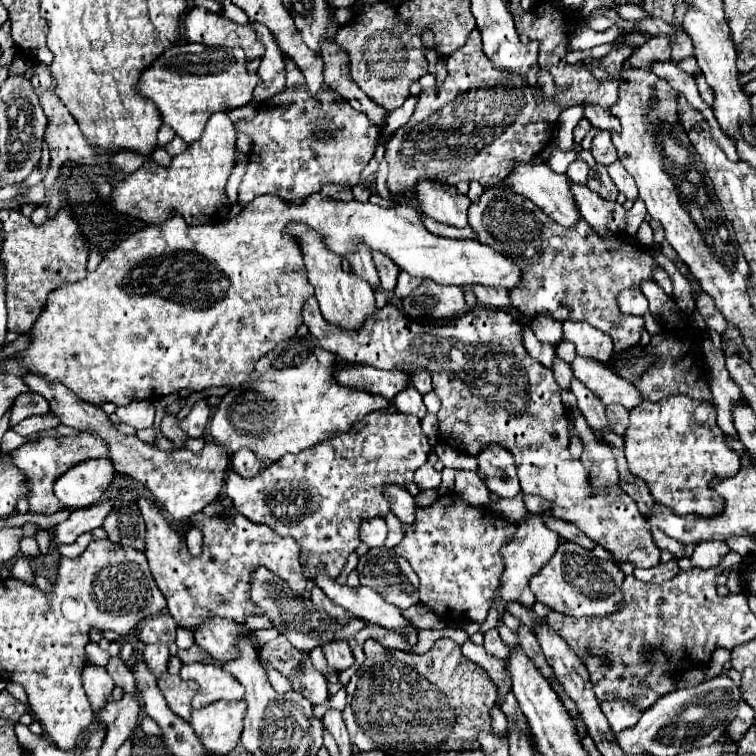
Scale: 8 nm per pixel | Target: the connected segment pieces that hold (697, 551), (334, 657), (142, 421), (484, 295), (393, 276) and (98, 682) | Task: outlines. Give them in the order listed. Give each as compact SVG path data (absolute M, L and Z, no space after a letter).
M708 540L708 542L696 544L690 560L692 560L692 566L696 568L712 568L712 566L718 566L722 556L726 556L728 552L730 548L726 540Z
M328 642L322 646L324 654L326 654L326 660L328 664L334 668L334 670L346 670L354 664L354 656L352 656L352 650L346 642Z
M150 400L130 402L126 406L118 406L116 416L120 418L120 422L130 424L136 430L150 428L152 422L154 422L154 404Z
M468 286L478 304L482 306L490 306L490 308L508 308L508 290L506 288L492 288L492 286Z
M374 254L374 264L376 270L380 274L380 284L386 292L394 292L396 288L396 280L398 280L398 266L394 266L394 262L390 262L388 258L384 258L384 254Z
M89 663L86 664L84 672L82 672L82 684L84 684L86 696L88 696L94 712L98 712L106 704L108 696L114 690L114 682L108 676L106 668Z

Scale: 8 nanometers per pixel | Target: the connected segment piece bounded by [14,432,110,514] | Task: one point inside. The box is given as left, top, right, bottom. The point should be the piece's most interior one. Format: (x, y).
(46, 459)

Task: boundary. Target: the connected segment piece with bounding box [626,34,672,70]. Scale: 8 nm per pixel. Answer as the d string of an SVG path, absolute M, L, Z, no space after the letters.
M670 34L654 36L644 46L640 46L632 52L632 56L626 60L626 66L638 66L638 68L650 70L650 62L670 58L670 50L672 50L672 36Z

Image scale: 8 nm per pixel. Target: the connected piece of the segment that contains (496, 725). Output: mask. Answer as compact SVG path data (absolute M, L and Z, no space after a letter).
M492 706L492 730L496 734L506 734L506 716L498 710L498 706Z

